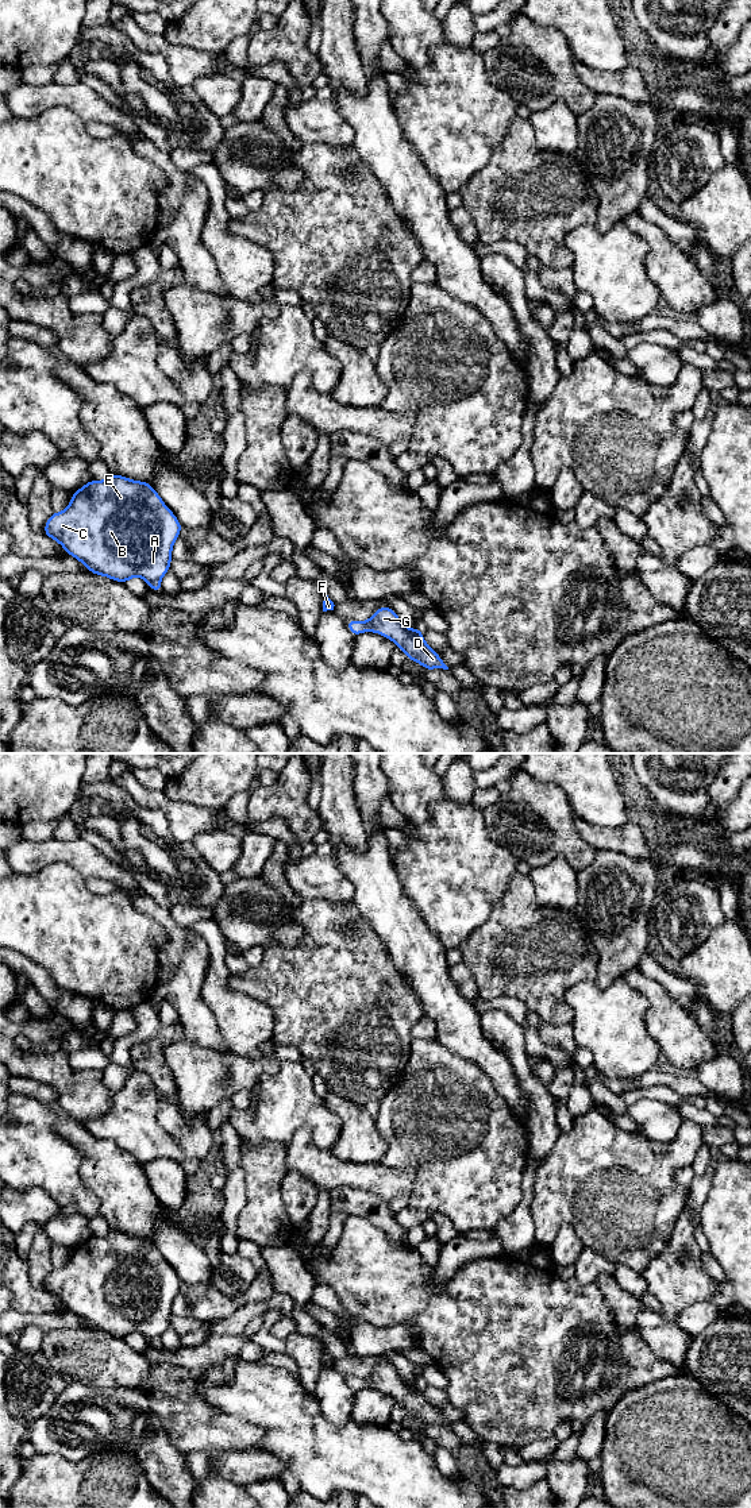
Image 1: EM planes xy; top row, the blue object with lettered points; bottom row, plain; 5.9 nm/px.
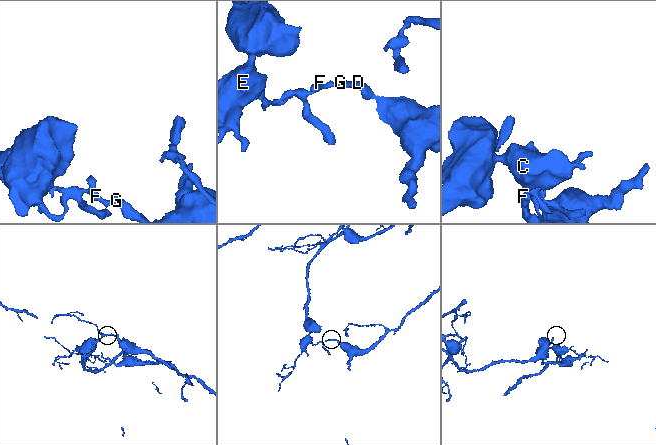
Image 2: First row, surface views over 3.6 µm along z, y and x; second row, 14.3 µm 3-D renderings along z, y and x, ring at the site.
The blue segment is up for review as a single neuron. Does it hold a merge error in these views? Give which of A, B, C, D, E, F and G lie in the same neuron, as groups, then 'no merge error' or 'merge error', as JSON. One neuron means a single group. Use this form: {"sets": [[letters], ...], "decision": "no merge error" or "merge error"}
{"sets": [["A", "B", "C", "E"], ["D", "F", "G"]], "decision": "merge error"}

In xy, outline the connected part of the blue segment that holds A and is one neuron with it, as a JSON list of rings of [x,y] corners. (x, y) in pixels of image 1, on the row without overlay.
[[[111,1230],[105,1237],[89,1235],[76,1246],[69,1262],[54,1268],[45,1278],[43,1291],[58,1297],[93,1331],[122,1339],[140,1332],[150,1341],[170,1327],[172,1304],[181,1287],[178,1274],[151,1239]]]

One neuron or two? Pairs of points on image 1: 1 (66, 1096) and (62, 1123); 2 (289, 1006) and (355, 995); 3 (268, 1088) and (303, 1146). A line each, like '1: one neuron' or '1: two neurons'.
1: two neurons
2: one neuron
3: two neurons

